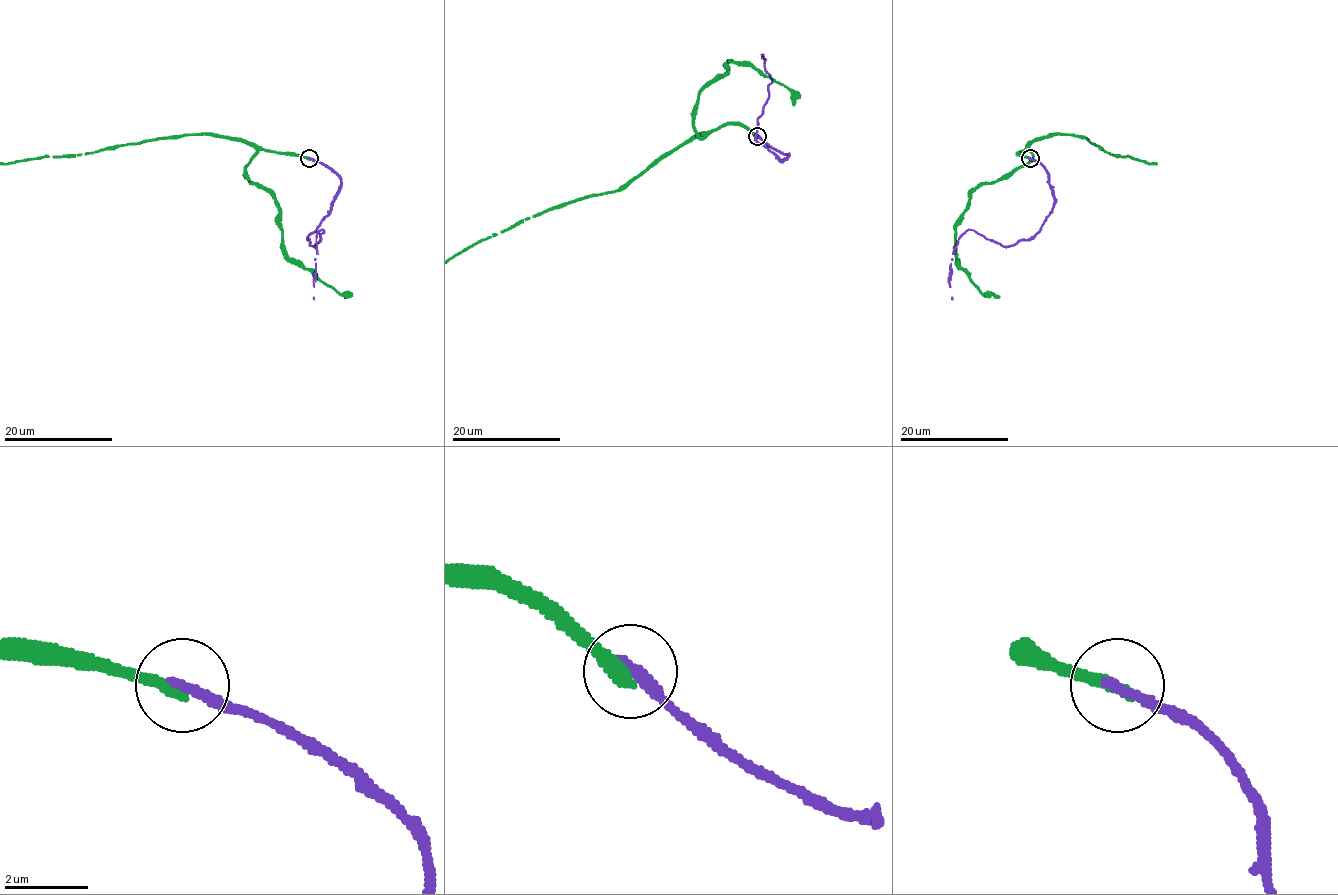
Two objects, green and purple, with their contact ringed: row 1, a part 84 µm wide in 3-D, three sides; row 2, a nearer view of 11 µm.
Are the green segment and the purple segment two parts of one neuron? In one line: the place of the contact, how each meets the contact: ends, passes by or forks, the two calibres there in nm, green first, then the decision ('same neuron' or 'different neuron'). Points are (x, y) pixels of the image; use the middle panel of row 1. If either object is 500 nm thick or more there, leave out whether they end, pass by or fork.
at (757, 136); green ends there; purple ends there; 360 nm thick on the green side, 280 nm on the other; different neuron

